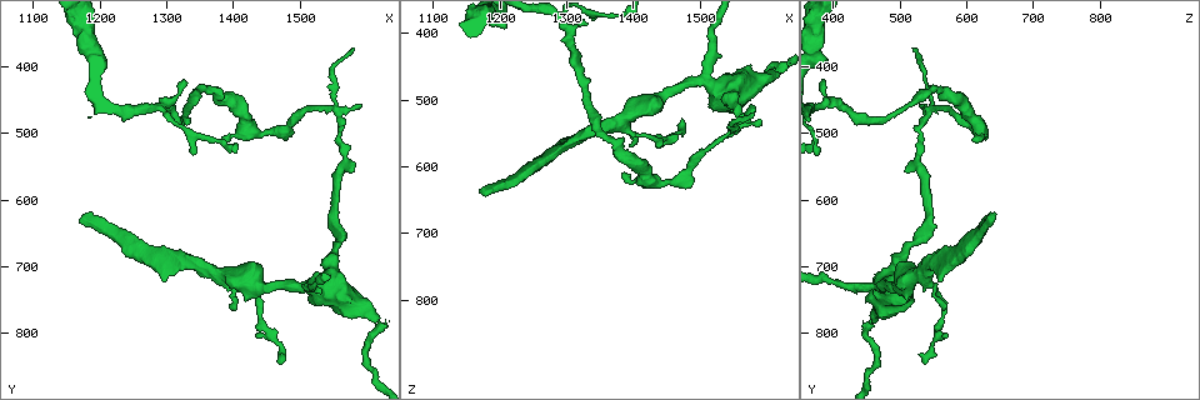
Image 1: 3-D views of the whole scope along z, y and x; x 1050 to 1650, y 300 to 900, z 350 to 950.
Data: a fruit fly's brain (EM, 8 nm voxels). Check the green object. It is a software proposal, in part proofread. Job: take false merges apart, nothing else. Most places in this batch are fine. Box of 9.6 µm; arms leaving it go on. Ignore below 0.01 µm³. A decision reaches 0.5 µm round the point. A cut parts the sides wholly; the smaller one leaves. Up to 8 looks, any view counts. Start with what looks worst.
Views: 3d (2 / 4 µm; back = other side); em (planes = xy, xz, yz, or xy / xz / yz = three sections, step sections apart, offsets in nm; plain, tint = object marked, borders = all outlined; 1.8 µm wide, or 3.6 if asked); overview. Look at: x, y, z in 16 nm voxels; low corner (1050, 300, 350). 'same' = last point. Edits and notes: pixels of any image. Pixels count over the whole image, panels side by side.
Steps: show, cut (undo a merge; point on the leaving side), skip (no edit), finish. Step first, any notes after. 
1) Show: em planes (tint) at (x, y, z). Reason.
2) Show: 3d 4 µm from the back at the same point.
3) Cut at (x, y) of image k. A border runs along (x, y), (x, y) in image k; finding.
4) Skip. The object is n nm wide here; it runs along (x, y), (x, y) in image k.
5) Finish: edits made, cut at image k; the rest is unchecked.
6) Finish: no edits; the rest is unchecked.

Show: em planes (tint) at (1550, 465, 545). A fork.

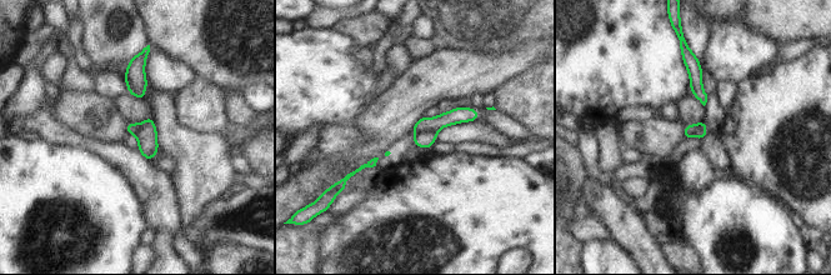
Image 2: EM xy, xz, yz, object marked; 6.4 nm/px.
Cut at (456, 115) of image 2. A border runs along (436, 131), (419, 131), (416, 134) in image 2; a second neuron is stuck on.

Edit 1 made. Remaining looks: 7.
Show: overview. Redraw.

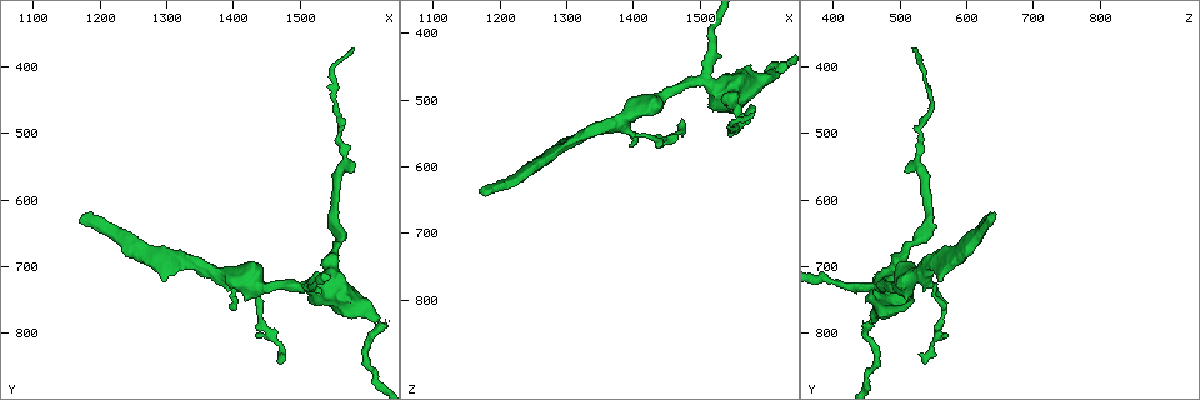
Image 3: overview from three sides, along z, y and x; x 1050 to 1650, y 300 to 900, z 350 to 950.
Show: 3d 4 µm at (1600, 835, 465). Abrupt turn.

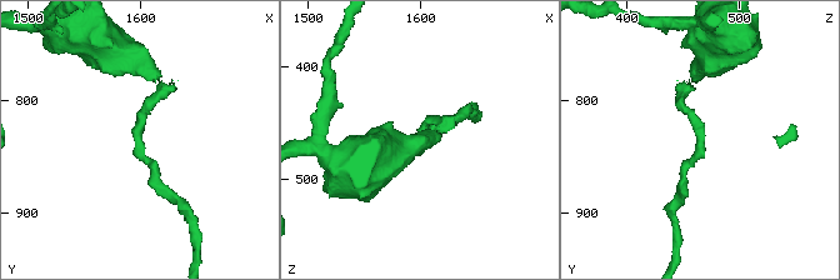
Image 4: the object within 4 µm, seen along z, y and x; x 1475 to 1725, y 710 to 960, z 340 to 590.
Show: em planes (tint) at (1600, 832, 466). Need the tissue.

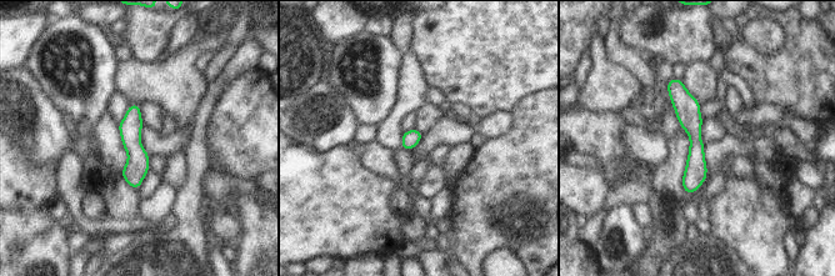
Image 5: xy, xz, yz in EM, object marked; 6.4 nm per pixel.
Skip. It runs along (674, 81), (695, 140), (689, 190) in image 5; all the same neuron.

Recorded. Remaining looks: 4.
Show: em xz step 4 (tint) at (1380, 710, 530). Small branch off a trunk.

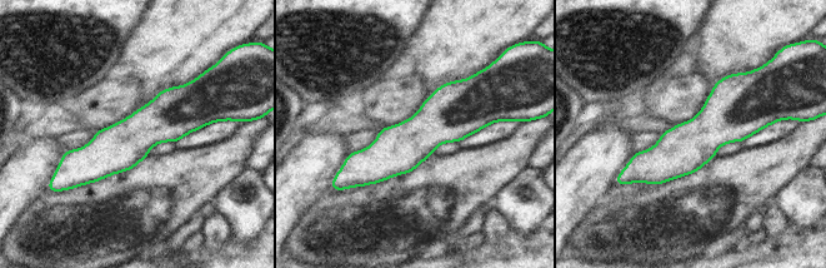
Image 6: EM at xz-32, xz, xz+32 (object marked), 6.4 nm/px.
Show: em planes (tint) at the same point. Another direction.

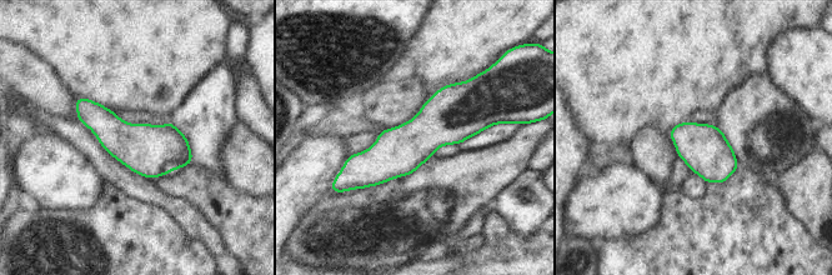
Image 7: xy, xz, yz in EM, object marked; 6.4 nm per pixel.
Skip. It runs along (487, 120), (346, 168) in image 7; one neuron here.

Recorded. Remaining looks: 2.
Finish: edits made, cut at image 2; the rest is unchecked.

